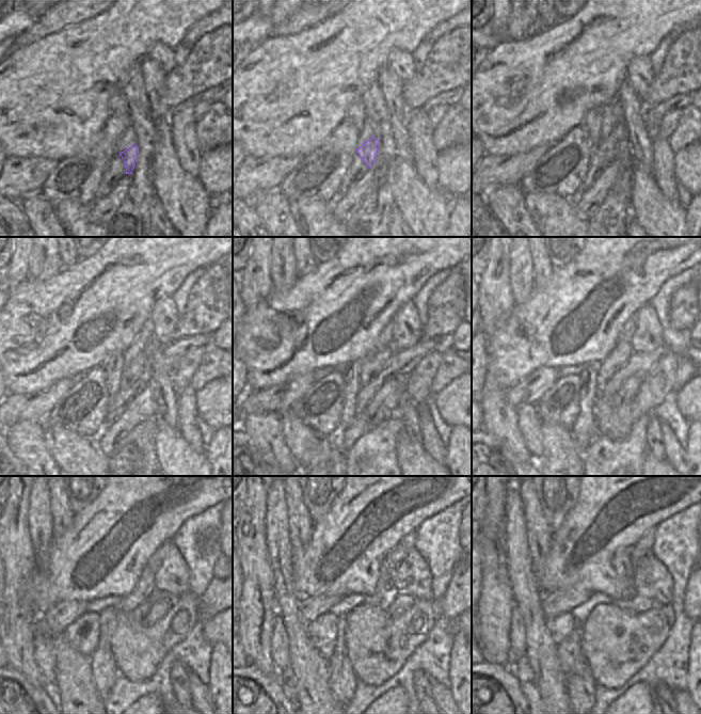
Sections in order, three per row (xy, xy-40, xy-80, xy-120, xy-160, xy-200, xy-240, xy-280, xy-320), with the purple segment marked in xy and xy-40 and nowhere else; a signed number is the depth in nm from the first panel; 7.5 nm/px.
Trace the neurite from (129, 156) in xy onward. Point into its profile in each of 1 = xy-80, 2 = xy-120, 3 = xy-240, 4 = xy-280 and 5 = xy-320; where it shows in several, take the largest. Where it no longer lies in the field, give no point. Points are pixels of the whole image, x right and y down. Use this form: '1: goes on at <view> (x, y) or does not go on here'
1: goes on at xy-80 (611, 145)
2: goes on at xy-120 (131, 374)
3: goes on at xy-240 (144, 590)
4: goes on at xy-280 (385, 589)
5: goes on at xy-320 (623, 567)

